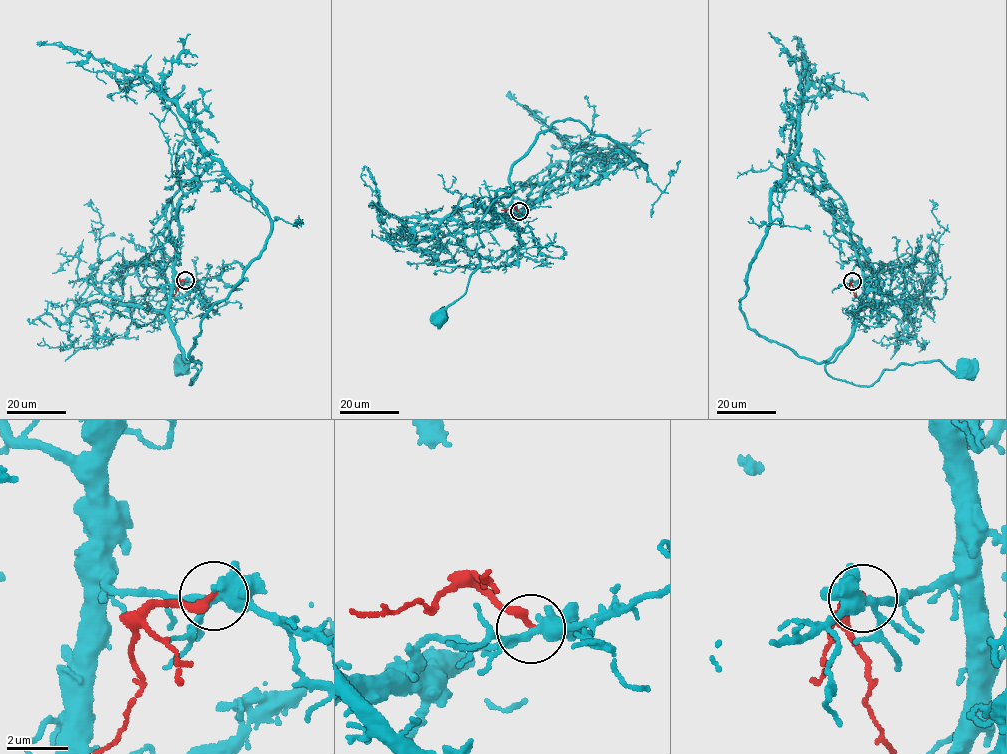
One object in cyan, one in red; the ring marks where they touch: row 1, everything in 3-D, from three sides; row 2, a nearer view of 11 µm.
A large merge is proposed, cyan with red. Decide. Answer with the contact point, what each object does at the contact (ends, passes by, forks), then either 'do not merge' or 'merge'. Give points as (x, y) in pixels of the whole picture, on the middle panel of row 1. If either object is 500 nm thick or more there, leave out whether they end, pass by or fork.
(519, 211) | cyan forks | red ends | do not merge

